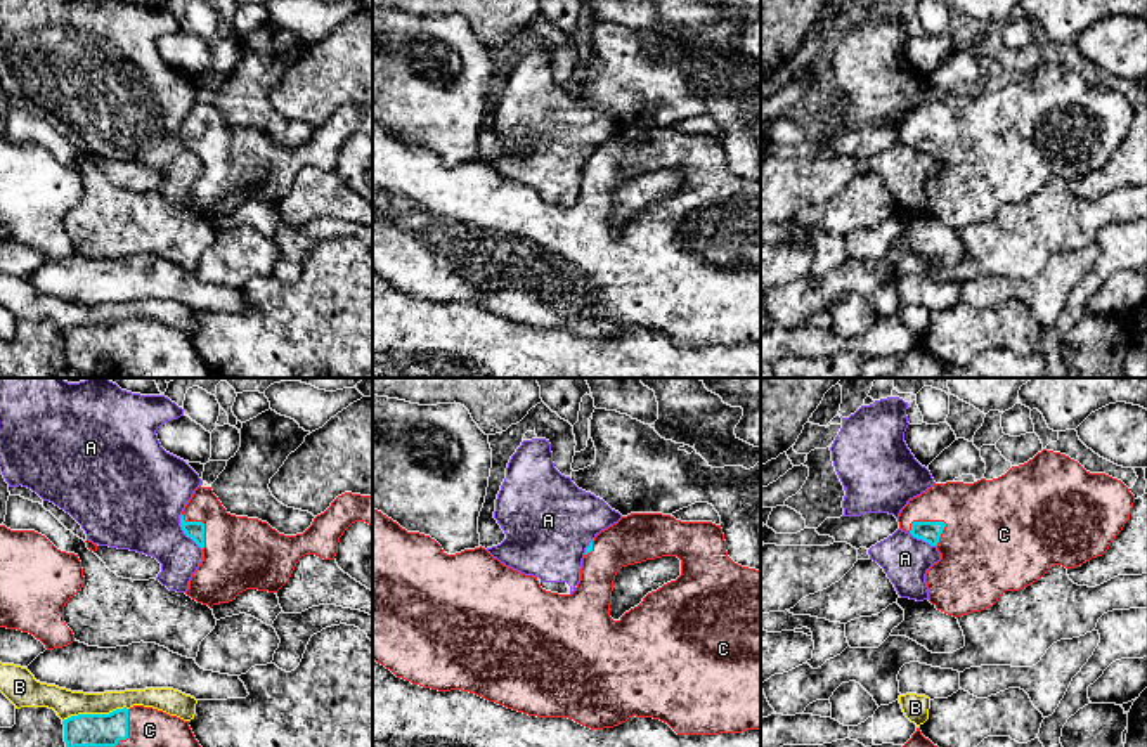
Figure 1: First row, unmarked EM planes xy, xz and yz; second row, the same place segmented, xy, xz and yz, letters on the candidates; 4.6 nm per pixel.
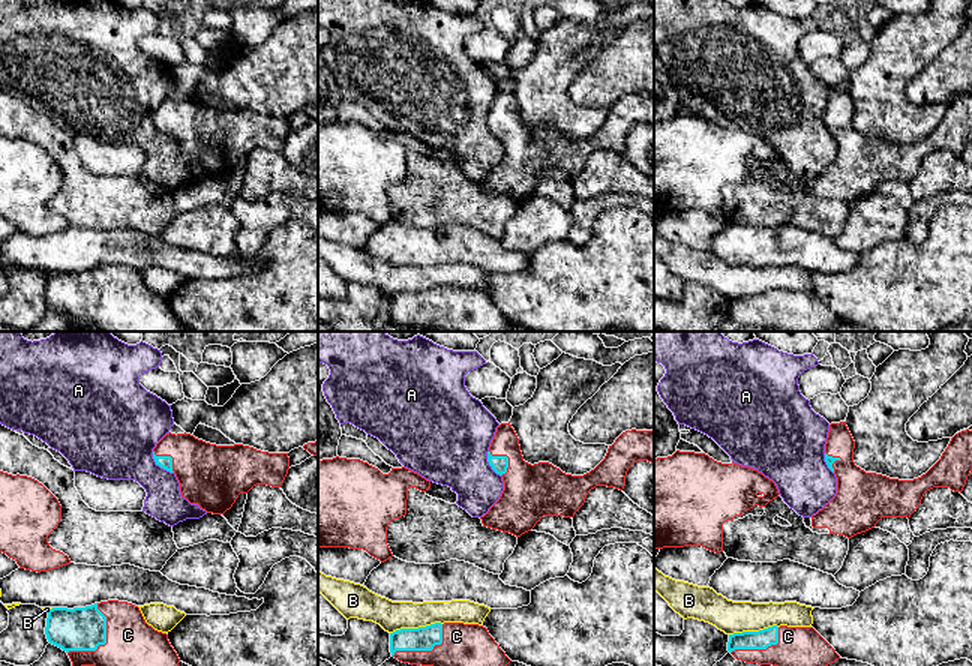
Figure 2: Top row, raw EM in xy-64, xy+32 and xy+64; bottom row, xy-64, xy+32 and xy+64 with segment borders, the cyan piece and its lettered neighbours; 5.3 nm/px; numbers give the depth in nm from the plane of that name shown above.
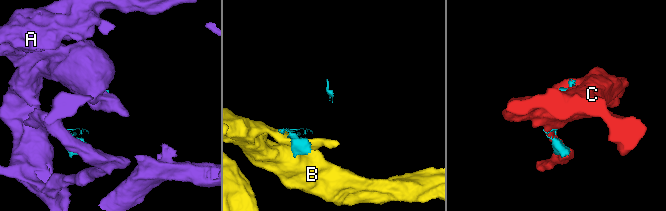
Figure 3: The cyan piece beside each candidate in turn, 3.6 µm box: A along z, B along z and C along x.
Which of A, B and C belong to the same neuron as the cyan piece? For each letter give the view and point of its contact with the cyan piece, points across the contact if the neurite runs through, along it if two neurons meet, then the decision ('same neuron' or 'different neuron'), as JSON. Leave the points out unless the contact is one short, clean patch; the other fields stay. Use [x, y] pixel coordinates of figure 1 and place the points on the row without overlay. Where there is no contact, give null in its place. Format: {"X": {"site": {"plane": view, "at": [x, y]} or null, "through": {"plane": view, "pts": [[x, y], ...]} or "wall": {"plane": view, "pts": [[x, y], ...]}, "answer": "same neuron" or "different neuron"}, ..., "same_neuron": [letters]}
{"A": {"site": {"plane": "xy", "at": [184, 144]}, "answer": "different neuron"}, "B": {"site": {"plane": "xy", "at": [94, 326]}, "wall": {"plane": "xy", "pts": [[127, 319], [116, 319], [108, 324], [78, 324], [63, 333]]}, "answer": "different neuron"}, "C": {"site": {"plane": "xy", "at": [111, 357]}, "answer": "same neuron"}, "same_neuron": ["C"]}

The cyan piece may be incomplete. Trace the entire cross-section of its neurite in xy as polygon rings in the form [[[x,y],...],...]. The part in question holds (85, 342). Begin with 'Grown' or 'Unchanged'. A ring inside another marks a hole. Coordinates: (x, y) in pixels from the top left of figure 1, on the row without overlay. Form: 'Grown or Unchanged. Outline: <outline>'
Grown. Outline: [[[133,317],[62,333],[69,367],[99,378],[211,378],[189,333]]]

